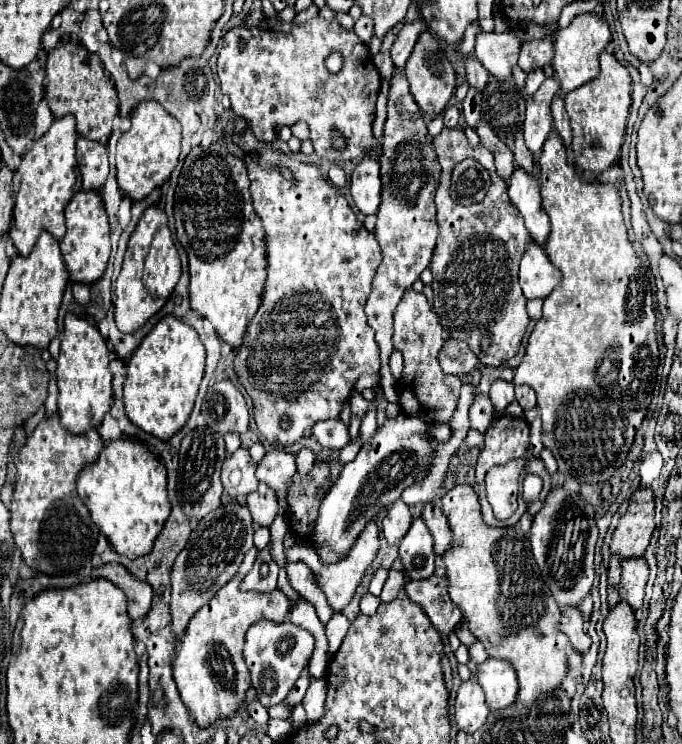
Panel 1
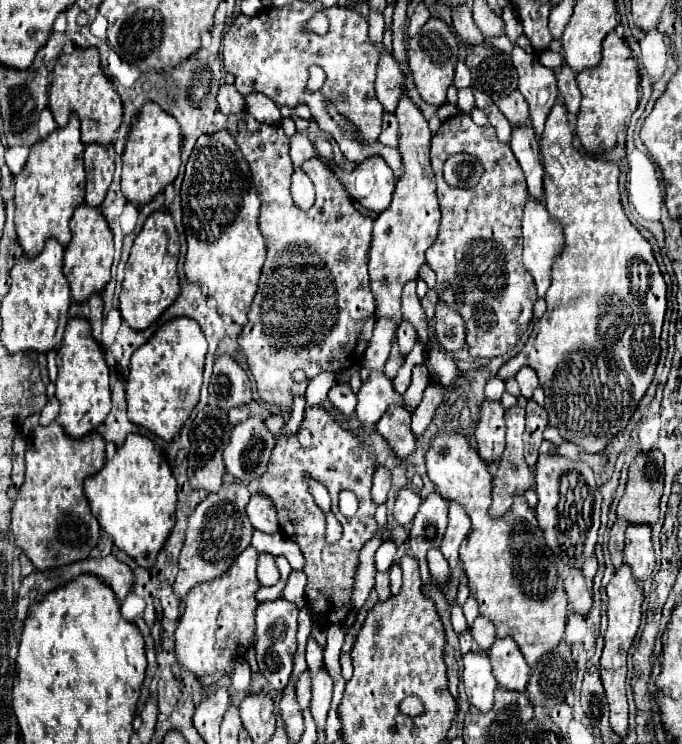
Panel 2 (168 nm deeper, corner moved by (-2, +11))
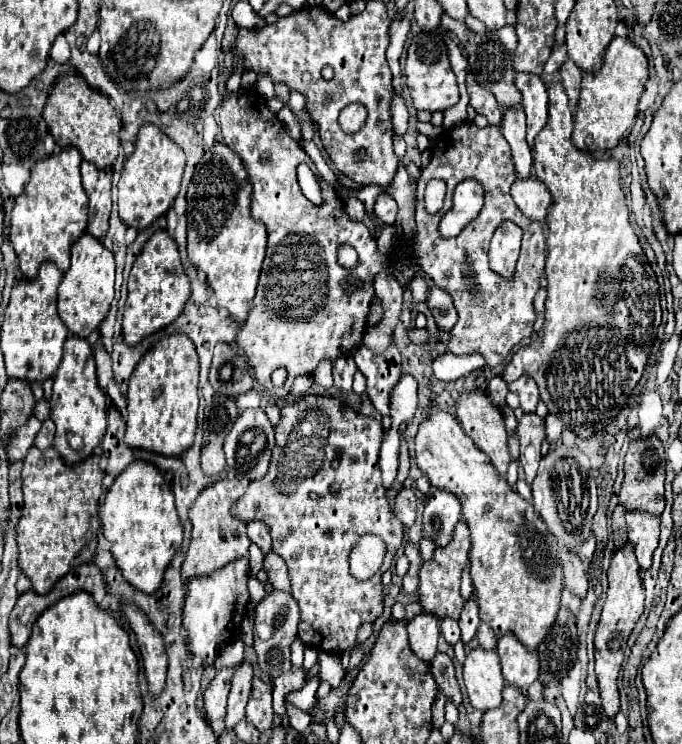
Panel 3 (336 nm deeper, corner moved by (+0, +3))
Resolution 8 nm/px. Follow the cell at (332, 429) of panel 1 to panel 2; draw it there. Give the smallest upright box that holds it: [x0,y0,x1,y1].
[329,382,357,416]

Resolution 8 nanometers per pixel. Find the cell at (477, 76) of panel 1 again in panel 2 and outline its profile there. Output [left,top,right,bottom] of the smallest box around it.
[451,4,483,44]

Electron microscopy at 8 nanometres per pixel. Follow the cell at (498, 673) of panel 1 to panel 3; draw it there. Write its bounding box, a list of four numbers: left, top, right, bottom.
[497,634,539,692]

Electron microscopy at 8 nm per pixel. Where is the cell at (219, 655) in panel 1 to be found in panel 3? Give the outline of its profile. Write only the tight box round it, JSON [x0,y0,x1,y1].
[183,558,249,666]

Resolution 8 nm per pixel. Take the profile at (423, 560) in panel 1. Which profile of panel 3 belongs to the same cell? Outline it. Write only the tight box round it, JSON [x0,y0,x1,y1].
[423,490,461,548]

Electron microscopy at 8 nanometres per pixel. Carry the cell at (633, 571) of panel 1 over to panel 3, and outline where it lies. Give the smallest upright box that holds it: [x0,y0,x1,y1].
[627,512,659,570]

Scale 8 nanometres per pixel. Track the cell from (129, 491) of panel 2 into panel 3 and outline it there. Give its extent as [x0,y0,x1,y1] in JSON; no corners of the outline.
[99,460,183,594]

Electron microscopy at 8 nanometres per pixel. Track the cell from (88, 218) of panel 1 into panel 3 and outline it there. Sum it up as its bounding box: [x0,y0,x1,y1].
[57,232,115,338]

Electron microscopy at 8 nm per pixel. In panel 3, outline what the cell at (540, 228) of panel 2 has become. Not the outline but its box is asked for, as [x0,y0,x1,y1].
[511,178,551,222]

